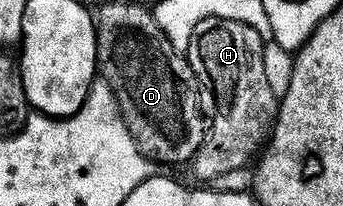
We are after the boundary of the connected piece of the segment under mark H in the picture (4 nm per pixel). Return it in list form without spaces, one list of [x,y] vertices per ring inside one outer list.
[[[209,18],[202,22],[196,35],[190,60],[201,82],[209,82],[215,88],[220,117],[199,147],[193,167],[197,179],[213,182],[225,178],[225,174],[233,174],[233,170],[248,167],[264,151],[275,117],[280,115],[281,100],[274,96],[265,78],[265,42],[253,26],[225,18]]]

